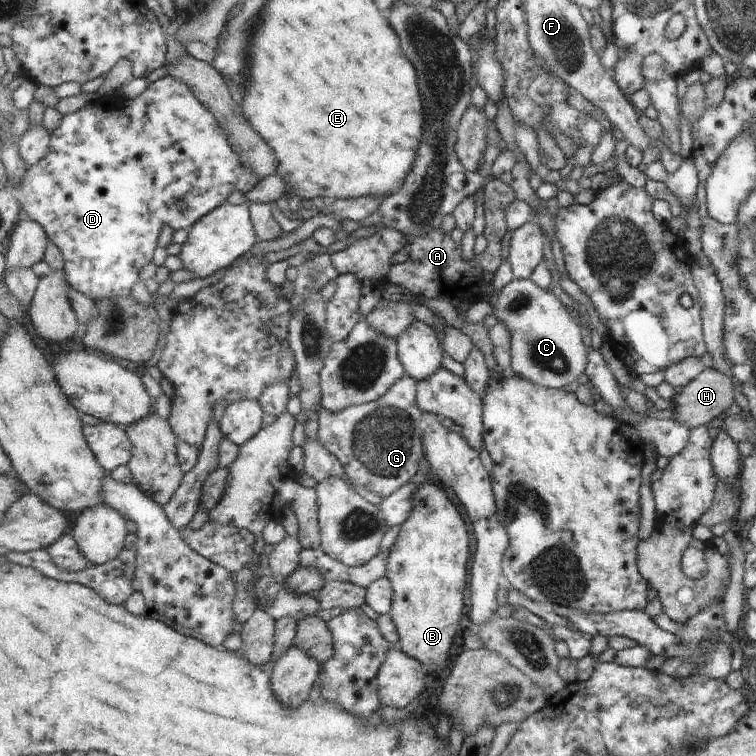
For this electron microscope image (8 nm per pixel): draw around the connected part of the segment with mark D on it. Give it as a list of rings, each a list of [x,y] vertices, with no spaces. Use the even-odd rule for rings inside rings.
[[[167,75],[165,78],[150,83],[149,88],[137,98],[129,100],[123,97],[102,98],[92,101],[85,108],[77,112],[64,115],[60,125],[52,133],[49,154],[41,162],[37,162],[27,170],[23,184],[19,188],[13,188],[11,182],[8,182],[8,188],[16,195],[20,202],[23,212],[27,212],[30,218],[37,220],[45,228],[49,239],[55,243],[55,246],[63,252],[65,260],[64,270],[69,277],[72,288],[77,288],[79,292],[91,298],[91,300],[113,300],[113,298],[129,298],[133,295],[134,287],[139,283],[141,270],[153,262],[153,252],[157,246],[165,243],[168,231],[189,230],[201,218],[213,212],[216,208],[227,203],[227,198],[232,192],[242,192],[247,194],[253,190],[260,181],[257,176],[243,166],[241,158],[229,144],[229,136],[221,128],[219,120],[211,110],[205,108],[205,104],[193,94],[191,88],[174,76]],[[177,201],[185,204],[183,209],[177,206]]]

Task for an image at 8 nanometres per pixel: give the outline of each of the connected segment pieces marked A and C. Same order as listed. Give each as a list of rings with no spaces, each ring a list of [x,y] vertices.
[[[441,228],[433,230],[425,238],[407,238],[405,250],[411,254],[411,258],[407,262],[391,266],[387,280],[405,288],[416,298],[422,297],[425,304],[444,297],[455,309],[458,309],[463,302],[472,305],[485,301],[481,296],[483,288],[492,284],[495,272],[504,262],[501,260],[501,244],[490,244],[481,254],[463,260],[461,242],[454,243],[449,234],[445,234]]]
[[[513,279],[501,289],[492,305],[494,315],[511,332],[513,373],[547,388],[570,389],[576,385],[589,362],[588,348],[579,322],[555,294],[539,288],[530,279]]]

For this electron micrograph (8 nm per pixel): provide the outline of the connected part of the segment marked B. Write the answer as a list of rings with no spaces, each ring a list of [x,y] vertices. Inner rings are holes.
[[[419,474],[413,481],[413,510],[411,516],[401,525],[396,541],[391,546],[389,554],[387,578],[391,581],[394,590],[394,602],[390,612],[395,622],[399,636],[399,646],[409,656],[419,660],[430,672],[441,670],[447,666],[451,656],[451,648],[455,642],[455,634],[461,629],[461,614],[463,606],[468,603],[465,598],[467,580],[469,576],[469,558],[471,558],[471,546],[469,546],[469,530],[463,522],[463,516],[459,514],[457,506],[451,502],[451,496],[447,496],[439,486],[430,482],[426,476]]]

